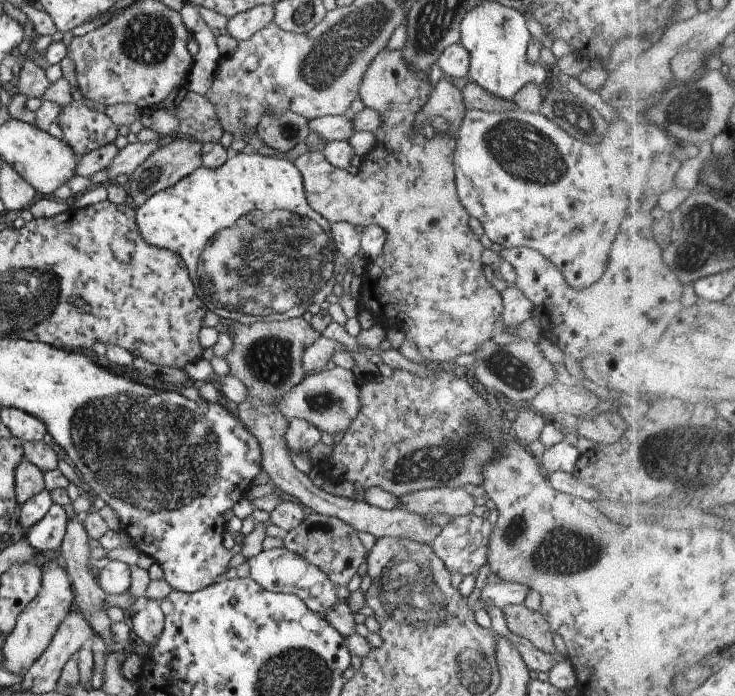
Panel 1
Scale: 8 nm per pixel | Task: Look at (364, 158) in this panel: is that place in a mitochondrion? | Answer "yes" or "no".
no

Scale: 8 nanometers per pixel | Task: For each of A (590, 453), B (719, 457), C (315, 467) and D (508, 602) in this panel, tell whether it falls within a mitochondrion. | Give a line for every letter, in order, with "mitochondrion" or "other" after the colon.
A: other
B: mitochondrion
C: other
D: other

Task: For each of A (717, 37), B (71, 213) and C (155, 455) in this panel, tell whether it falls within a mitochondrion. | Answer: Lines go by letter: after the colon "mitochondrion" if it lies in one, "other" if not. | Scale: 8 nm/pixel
A: other
B: other
C: mitochondrion

